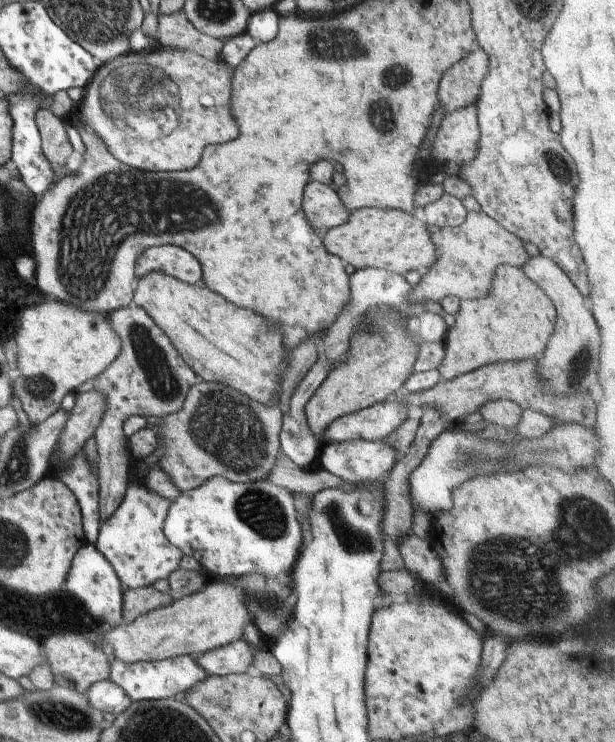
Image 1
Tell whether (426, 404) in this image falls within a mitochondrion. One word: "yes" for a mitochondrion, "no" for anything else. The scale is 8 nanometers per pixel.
no

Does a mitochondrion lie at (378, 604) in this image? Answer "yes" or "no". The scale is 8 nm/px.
no

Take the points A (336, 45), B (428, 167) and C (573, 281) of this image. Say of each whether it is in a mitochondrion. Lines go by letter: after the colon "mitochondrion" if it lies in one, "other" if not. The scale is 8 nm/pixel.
A: mitochondrion
B: other
C: other

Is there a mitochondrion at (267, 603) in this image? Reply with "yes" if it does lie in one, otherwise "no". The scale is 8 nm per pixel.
yes

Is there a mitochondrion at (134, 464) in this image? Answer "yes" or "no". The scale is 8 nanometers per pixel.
no

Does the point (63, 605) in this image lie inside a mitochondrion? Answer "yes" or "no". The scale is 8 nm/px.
no

